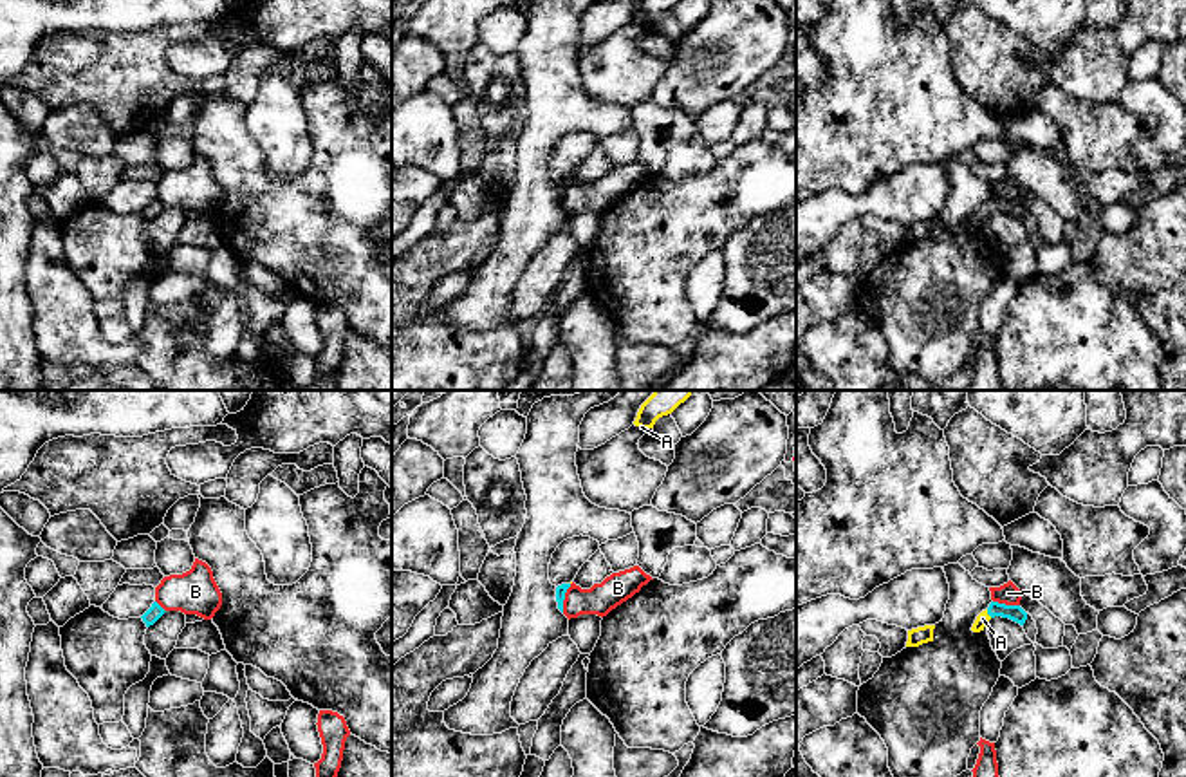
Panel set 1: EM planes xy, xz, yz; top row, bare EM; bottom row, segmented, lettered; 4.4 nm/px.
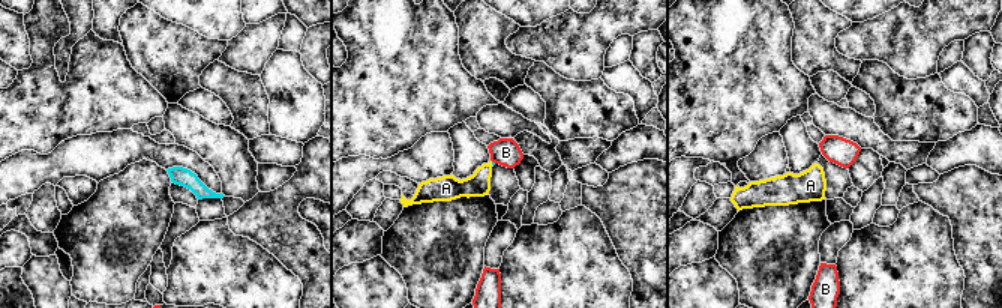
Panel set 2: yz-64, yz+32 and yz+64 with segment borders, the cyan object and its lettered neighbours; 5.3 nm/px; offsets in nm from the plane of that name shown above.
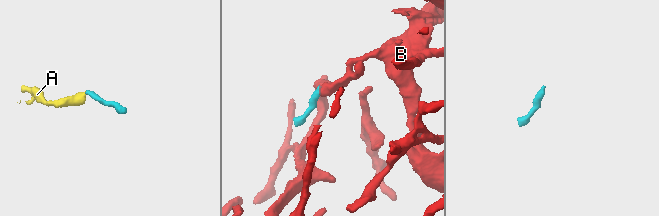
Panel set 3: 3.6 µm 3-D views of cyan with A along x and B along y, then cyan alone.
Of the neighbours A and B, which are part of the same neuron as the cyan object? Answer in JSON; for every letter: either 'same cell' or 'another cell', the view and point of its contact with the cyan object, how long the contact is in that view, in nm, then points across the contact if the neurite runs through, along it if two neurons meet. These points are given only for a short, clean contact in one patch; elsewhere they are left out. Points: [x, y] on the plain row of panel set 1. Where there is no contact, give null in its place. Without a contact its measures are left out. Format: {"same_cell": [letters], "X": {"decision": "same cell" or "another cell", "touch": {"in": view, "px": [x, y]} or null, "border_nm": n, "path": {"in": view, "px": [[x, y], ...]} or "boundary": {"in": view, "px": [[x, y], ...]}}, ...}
{"same_cell": ["A"], "A": {"decision": "same cell", "touch": {"in": "yz", "px": [988, 208]}, "border_nm": 50, "path": {"in": "yz", "px": [[1015, 208], [988, 208], [982, 214]]}}, "B": {"decision": "another cell", "touch": {"in": "xz", "px": [564, 194]}, "border_nm": 130, "boundary": {"in": "xz", "px": [[571, 179], [562, 206]]}}}

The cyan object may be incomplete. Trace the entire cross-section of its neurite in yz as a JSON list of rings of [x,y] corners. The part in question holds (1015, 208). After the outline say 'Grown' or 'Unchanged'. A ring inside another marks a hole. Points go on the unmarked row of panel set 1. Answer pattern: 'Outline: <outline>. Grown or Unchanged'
Outline: [[[991,197],[989,202],[977,211],[971,226],[973,228],[984,226],[984,222],[995,211],[1009,213],[1020,220],[1024,220],[1027,215],[1027,208],[1020,201],[1005,201],[1005,199]]]. Grown

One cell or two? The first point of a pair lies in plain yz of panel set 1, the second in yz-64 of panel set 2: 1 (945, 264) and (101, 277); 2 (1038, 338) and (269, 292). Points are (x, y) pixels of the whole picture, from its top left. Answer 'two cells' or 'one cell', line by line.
1: one cell
2: one cell

